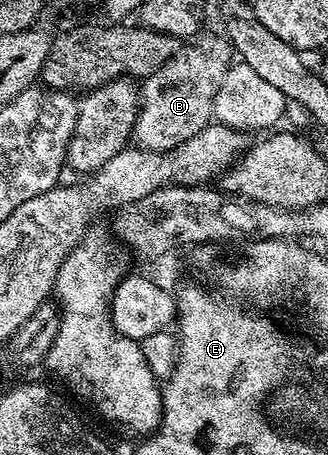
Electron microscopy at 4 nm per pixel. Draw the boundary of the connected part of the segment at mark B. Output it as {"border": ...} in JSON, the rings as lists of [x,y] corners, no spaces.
{"border":[[[213,48],[181,50],[156,74],[144,79],[139,88],[140,106],[131,133],[136,140],[134,143],[144,151],[165,152],[208,126],[214,117],[213,100],[228,65],[229,60]]]}

